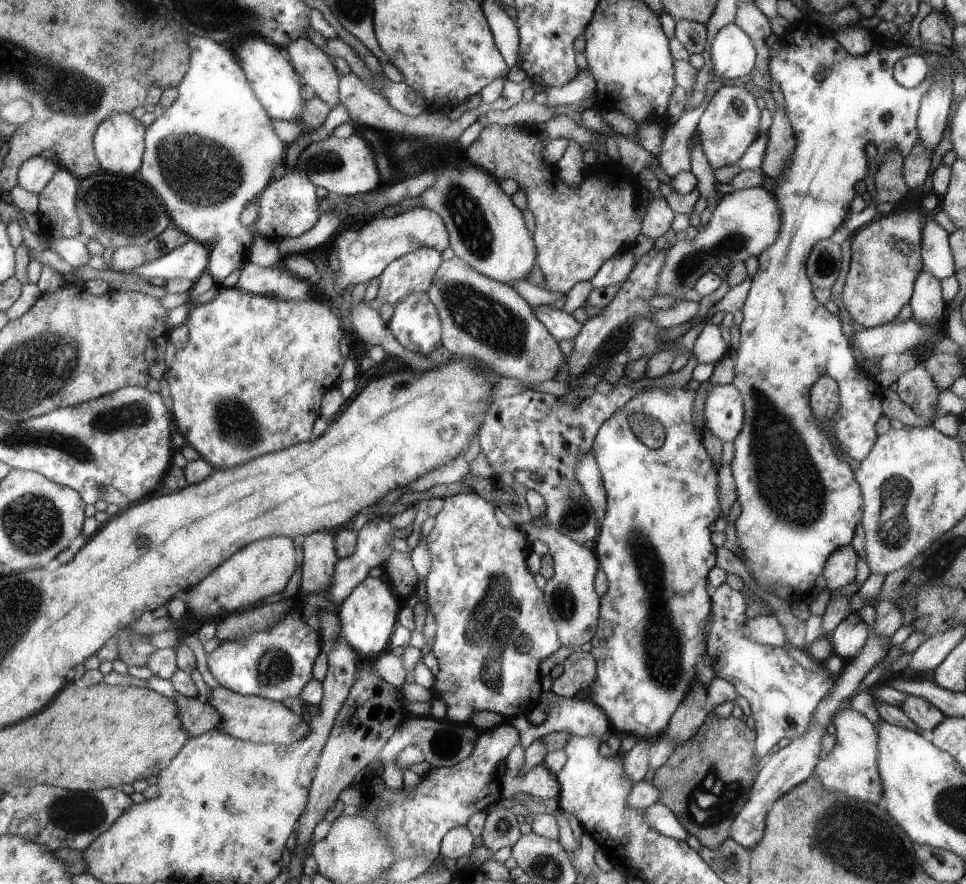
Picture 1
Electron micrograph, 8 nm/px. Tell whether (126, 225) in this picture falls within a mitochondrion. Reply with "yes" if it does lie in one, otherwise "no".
yes

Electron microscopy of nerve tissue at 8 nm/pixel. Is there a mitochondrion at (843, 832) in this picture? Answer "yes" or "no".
yes

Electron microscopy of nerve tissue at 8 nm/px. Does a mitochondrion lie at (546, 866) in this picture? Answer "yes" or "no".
yes

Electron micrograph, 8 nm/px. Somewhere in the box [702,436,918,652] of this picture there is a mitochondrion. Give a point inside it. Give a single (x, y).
(893, 529)

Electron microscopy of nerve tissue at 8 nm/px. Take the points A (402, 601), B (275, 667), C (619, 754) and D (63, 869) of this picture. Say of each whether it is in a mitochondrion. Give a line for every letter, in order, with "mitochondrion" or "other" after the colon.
A: other
B: mitochondrion
C: other
D: other

